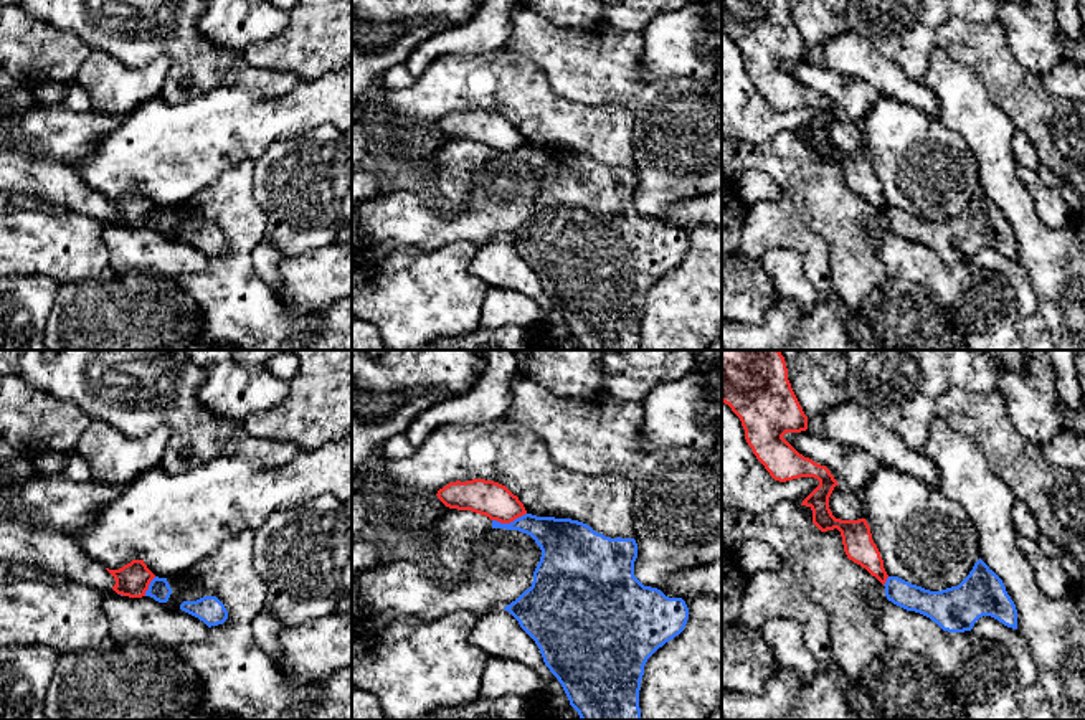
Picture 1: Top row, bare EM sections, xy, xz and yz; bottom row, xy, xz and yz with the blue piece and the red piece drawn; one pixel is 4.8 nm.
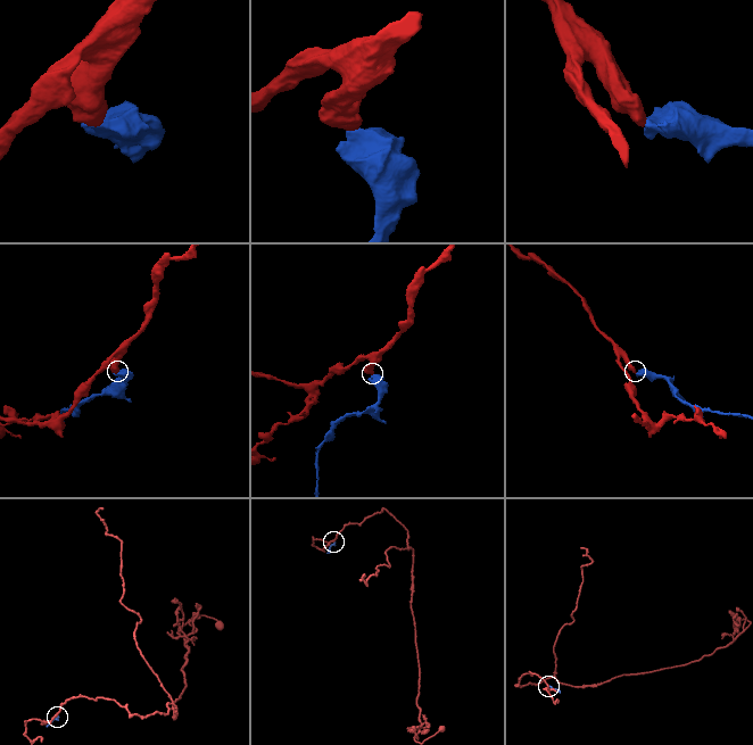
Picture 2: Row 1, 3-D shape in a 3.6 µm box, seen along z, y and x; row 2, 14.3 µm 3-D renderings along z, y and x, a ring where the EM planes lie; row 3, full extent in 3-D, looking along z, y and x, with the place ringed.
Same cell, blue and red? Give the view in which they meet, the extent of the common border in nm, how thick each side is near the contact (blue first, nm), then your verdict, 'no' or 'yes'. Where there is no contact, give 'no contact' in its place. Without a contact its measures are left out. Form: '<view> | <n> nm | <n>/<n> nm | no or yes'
xz | 170 nm | 200/170 nm | no

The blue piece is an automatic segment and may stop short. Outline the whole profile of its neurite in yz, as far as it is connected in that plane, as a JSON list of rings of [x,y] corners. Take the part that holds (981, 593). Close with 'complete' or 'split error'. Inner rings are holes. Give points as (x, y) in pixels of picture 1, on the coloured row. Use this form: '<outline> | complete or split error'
[[[981,558],[958,586],[941,591],[925,590],[898,576],[888,576],[884,586],[888,601],[930,618],[948,632],[971,631],[983,616],[1017,629],[1014,601],[1002,580]]] | complete

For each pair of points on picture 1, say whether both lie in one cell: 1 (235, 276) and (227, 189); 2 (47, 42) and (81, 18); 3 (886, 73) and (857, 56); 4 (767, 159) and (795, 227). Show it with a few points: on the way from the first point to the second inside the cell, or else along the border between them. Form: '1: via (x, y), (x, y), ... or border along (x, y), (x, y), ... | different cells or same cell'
1: via (238, 255), (240, 218), (233, 210) | same cell
2: border along (32, 17), (76, 33), (91, 48) | different cells
3: via (879, 71), (874, 71), (864, 61) | same cell
4: border along (783, 190), (806, 223) | different cells

